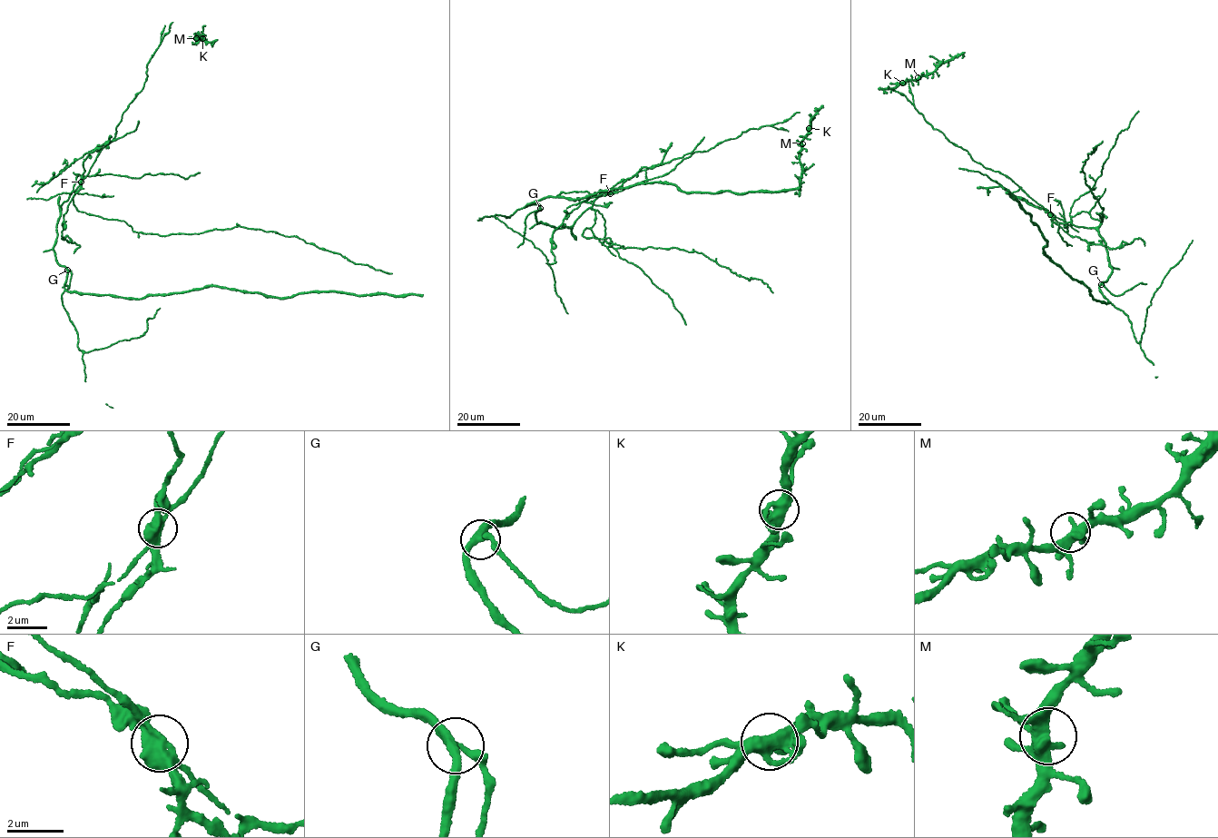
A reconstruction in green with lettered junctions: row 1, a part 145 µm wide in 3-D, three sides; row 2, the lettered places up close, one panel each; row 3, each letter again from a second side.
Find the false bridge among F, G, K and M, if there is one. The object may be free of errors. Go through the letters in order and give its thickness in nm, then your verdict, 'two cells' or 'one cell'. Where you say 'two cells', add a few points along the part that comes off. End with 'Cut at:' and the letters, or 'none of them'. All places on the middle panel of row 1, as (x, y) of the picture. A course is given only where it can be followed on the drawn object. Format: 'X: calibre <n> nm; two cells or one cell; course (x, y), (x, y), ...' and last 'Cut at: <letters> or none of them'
F: calibre 440 nm; two cells; course (610, 193), (640, 169), (646, 167), (586, 201), (604, 206), (611, 202)
G: calibre 300 nm; one cell
K: calibre 440 nm; one cell
M: calibre 420 nm; one cell
Cut at: F

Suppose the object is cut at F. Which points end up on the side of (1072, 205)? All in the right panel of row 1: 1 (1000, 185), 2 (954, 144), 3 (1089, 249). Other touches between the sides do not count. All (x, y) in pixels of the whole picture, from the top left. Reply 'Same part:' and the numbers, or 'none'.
Same part: 2

